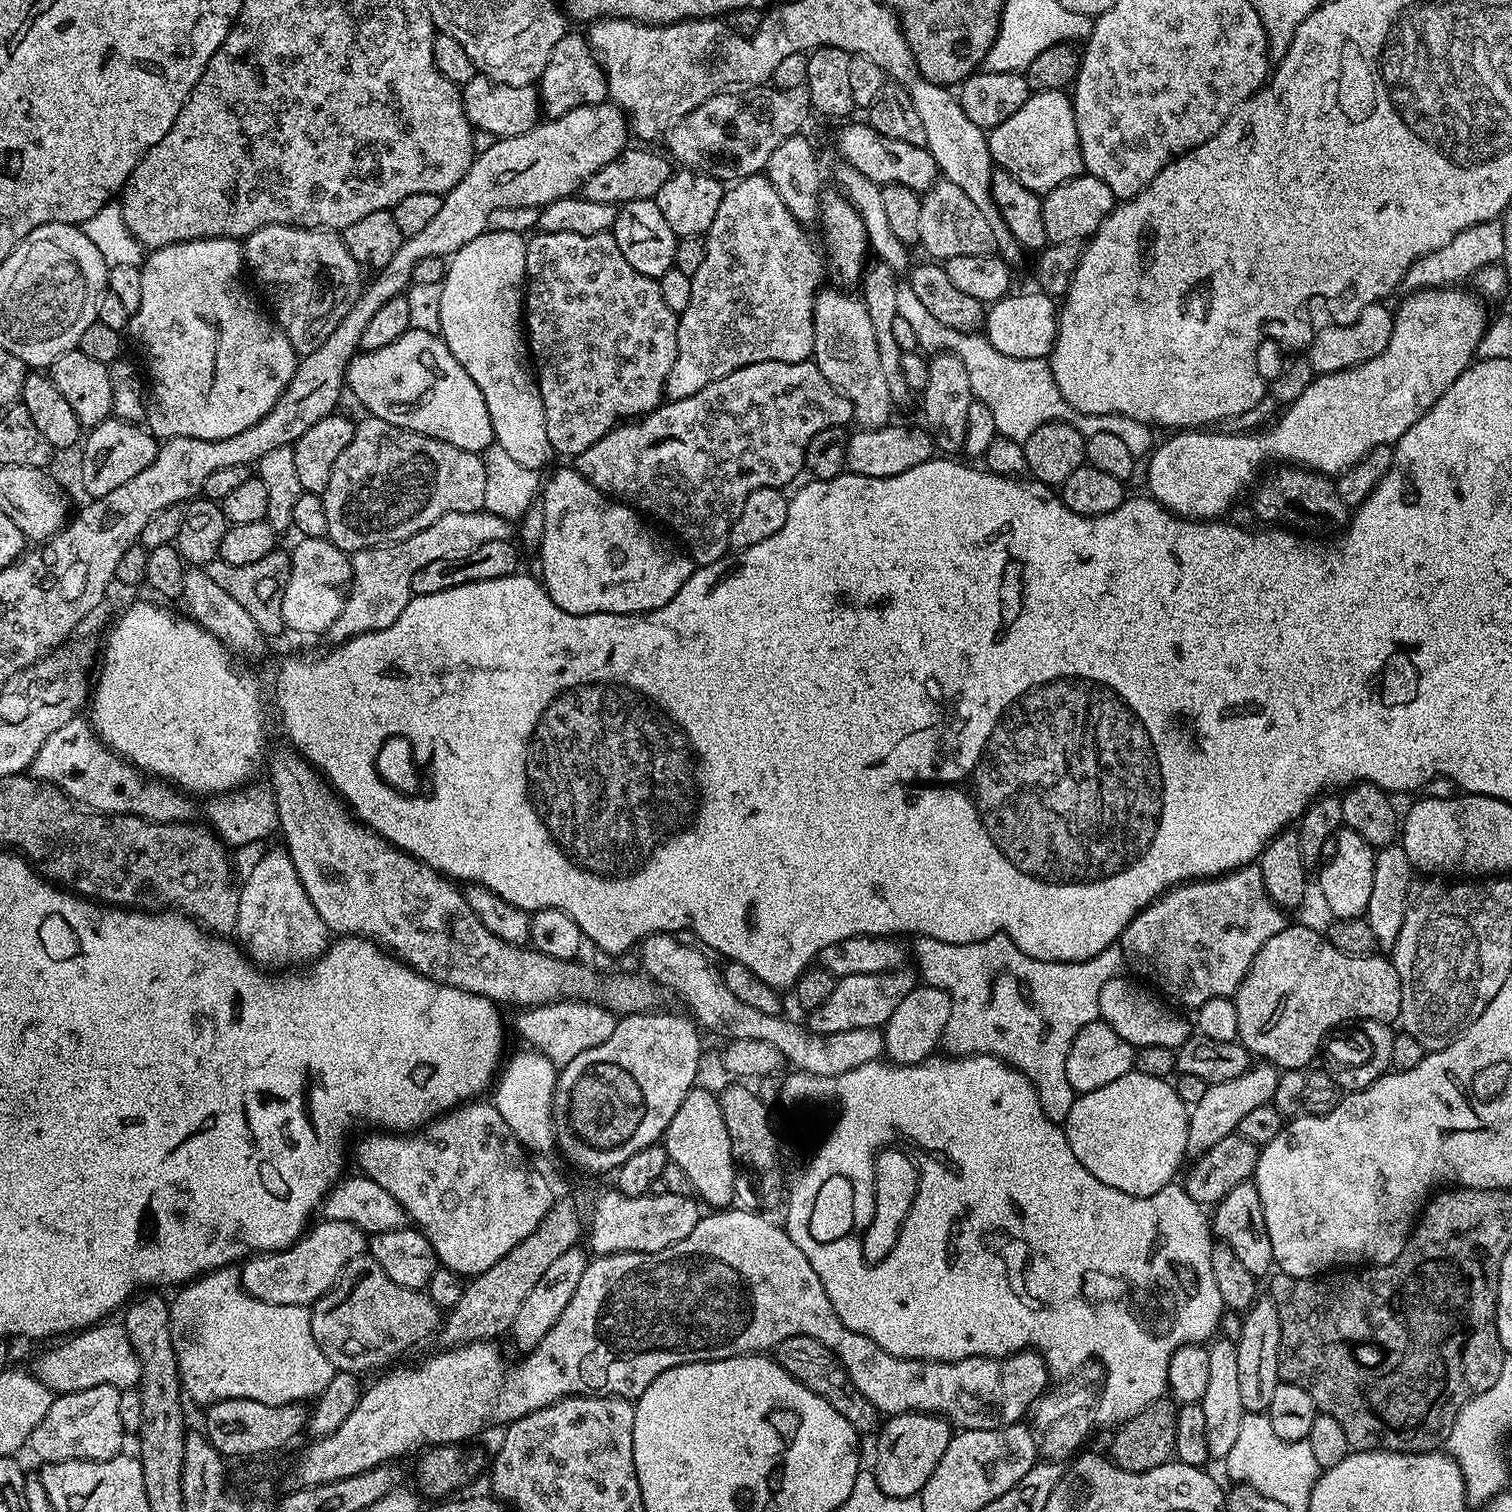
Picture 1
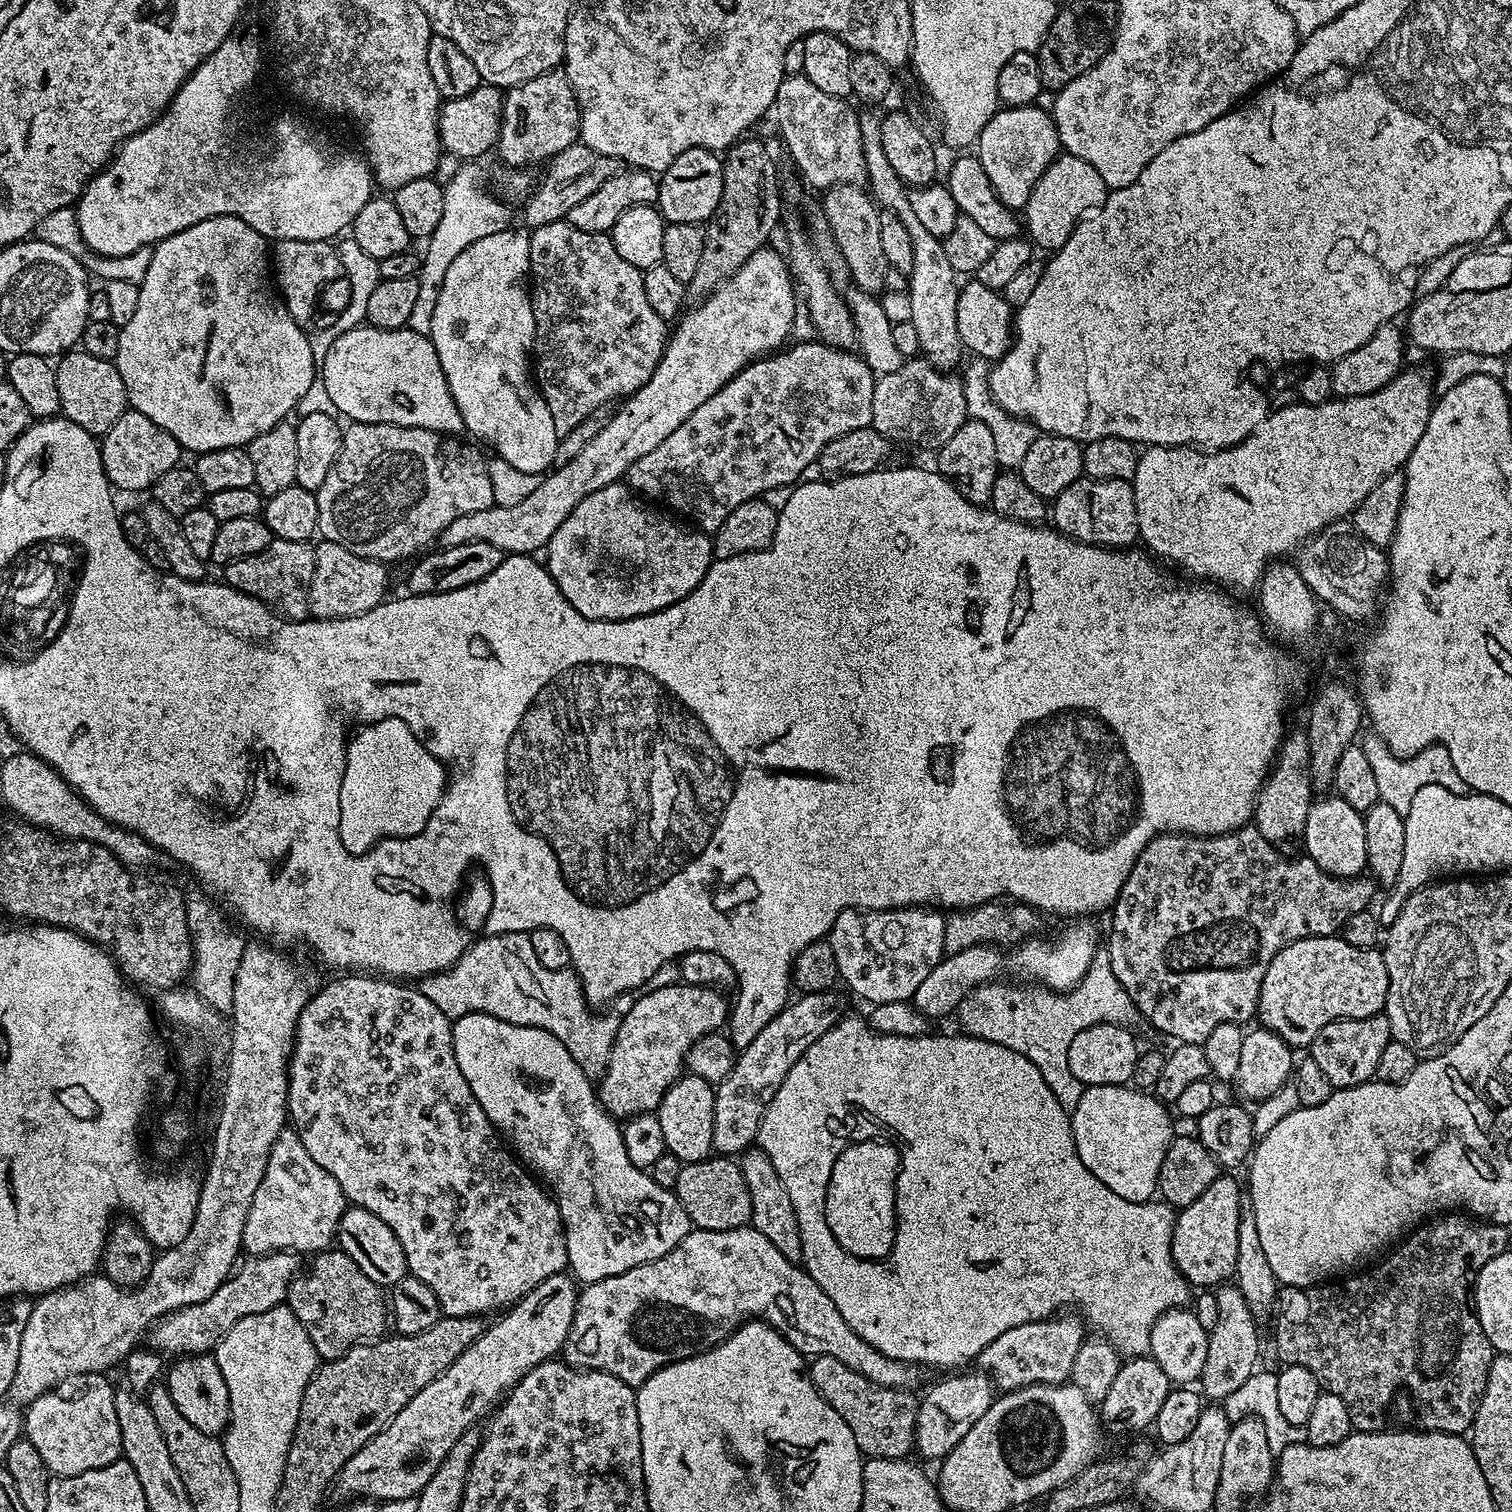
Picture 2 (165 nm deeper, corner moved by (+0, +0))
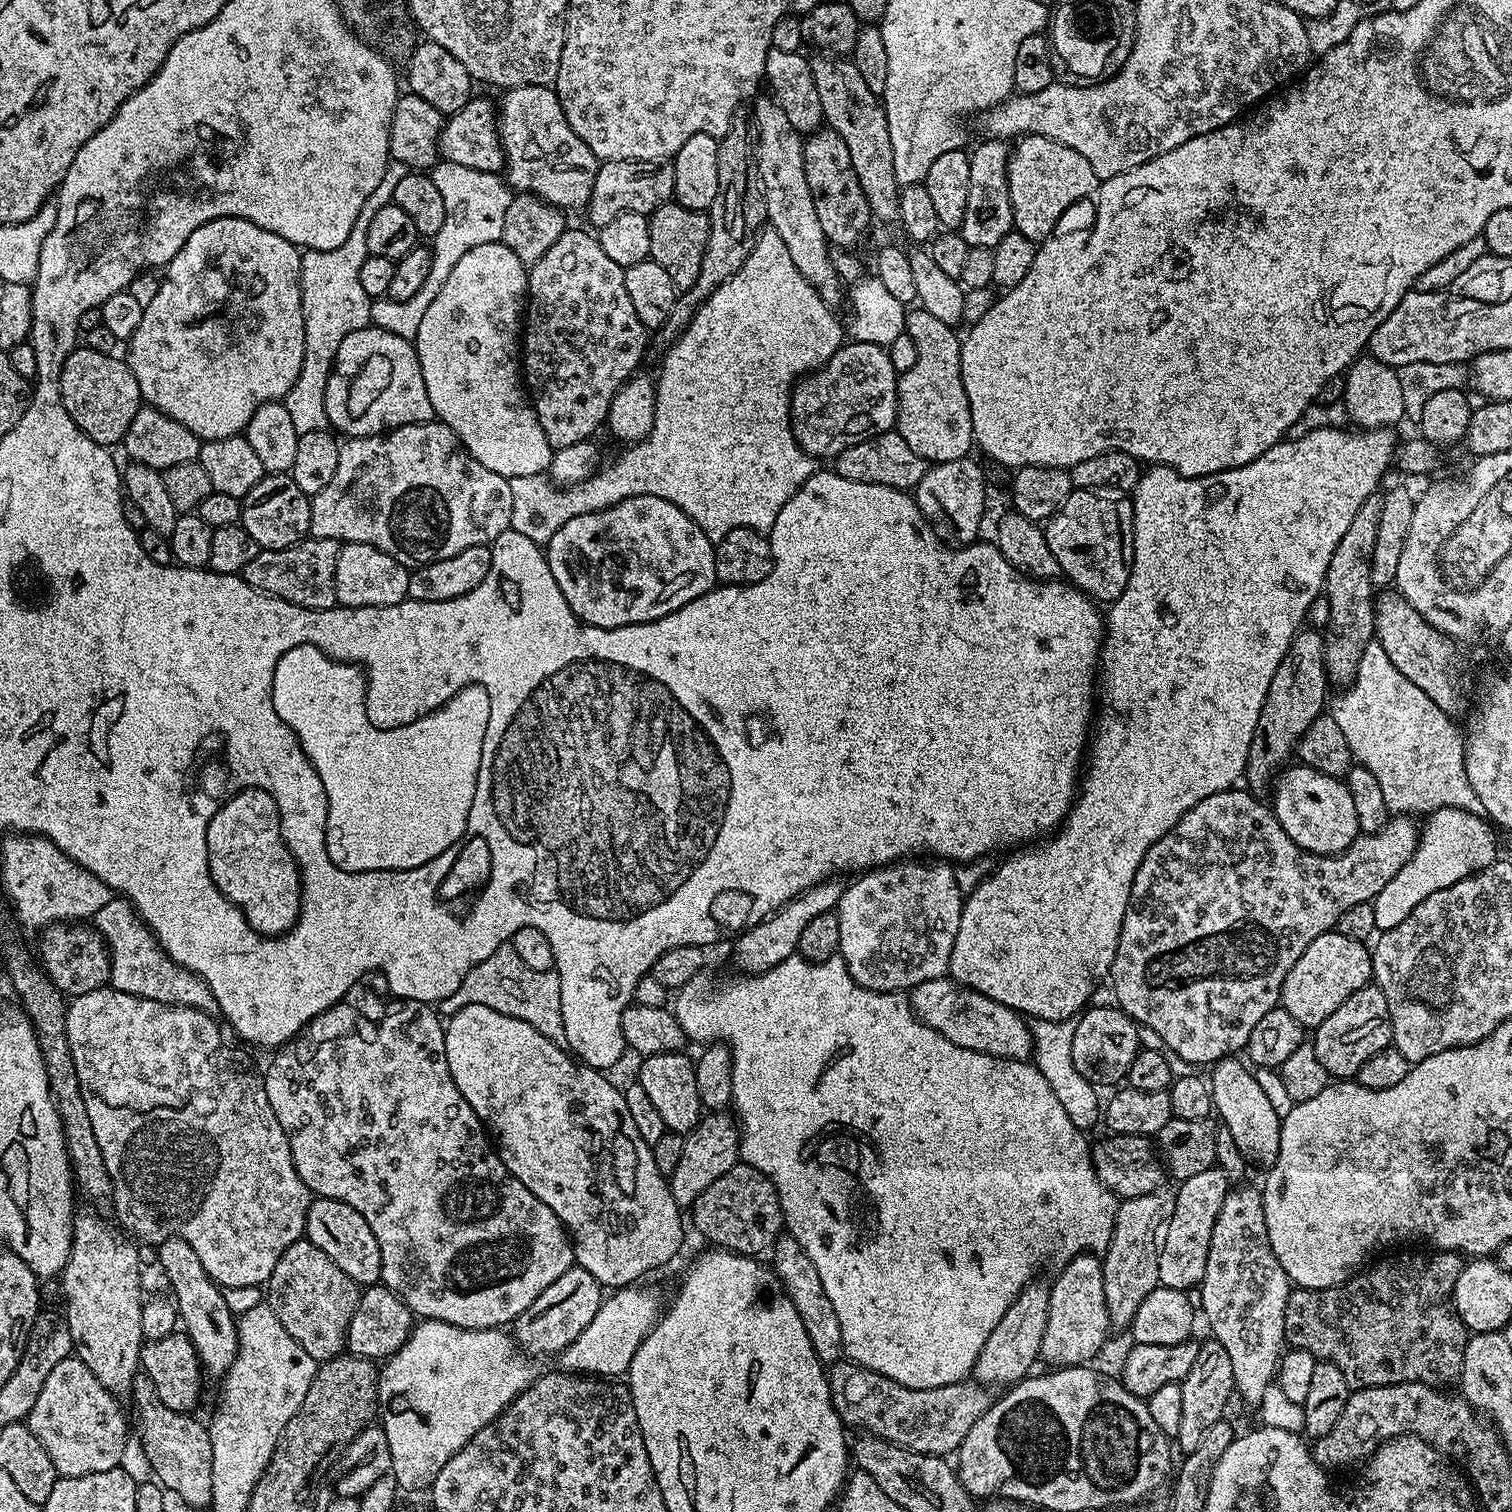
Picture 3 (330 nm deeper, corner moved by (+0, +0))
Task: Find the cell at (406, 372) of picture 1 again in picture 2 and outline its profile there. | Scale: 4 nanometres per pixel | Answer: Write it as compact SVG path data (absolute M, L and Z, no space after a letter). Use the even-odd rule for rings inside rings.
M215 216L203 220L178 234L166 237L152 248L146 278L142 278L139 283L140 293L138 306L134 309L134 318L130 318L130 322L126 322L126 326L120 330L118 354L114 361L118 374L122 374L122 386L126 386L128 408L131 411L146 414L146 418L150 418L150 422L154 422L156 428L166 430L180 443L181 449L188 451L189 448L192 454L223 448L239 448L247 446L254 438L258 438L258 434L266 434L266 430L270 430L275 424L285 423L291 417L288 415L296 412L302 394L310 390L312 381L319 376L319 379L324 381L326 391L330 393L330 399L334 402L337 413L341 417L349 416L347 418L349 421L357 424L397 424L445 434L460 434L465 431L464 419L450 394L446 374L442 374L442 362L438 362L438 350L434 350L431 336L418 334L407 326L394 330L382 330L371 326L346 330L330 346L326 358L319 365L320 372L316 372L318 361L310 350L309 333L294 322L279 291L274 287L274 272L270 267L269 252L269 241L265 240L262 234L258 234L258 230L246 226L246 222L242 222L237 216Z

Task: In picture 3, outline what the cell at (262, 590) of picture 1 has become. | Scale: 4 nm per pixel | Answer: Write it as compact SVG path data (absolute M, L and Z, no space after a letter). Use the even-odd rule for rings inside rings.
M305 538L282 550L265 548L251 562L246 562L242 575L251 588L262 594L290 602L299 608L324 612L337 607L334 566L338 566L341 547L339 540Z

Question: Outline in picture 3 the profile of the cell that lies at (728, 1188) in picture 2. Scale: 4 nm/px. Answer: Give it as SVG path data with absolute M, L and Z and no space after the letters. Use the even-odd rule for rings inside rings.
M743 1162L735 1164L722 1178L717 1178L711 1186L706 1186L702 1194L690 1206L692 1224L705 1236L709 1245L722 1248L726 1252L737 1252L740 1256L759 1257L759 1252L767 1253L777 1238L785 1231L784 1211L778 1198L774 1182L766 1174L754 1170L754 1166Z

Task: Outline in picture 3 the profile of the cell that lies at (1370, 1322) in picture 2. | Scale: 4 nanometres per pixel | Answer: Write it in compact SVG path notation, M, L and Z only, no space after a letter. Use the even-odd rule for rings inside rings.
M1424 1250L1428 1252L1404 1252L1401 1256L1392 1256L1381 1264L1373 1263L1356 1273L1345 1284L1339 1284L1333 1288L1298 1288L1293 1287L1286 1302L1285 1310L1285 1341L1291 1347L1305 1348L1310 1354L1314 1354L1317 1361L1325 1360L1338 1370L1342 1370L1346 1377L1349 1389L1373 1388L1374 1386L1386 1386L1387 1384L1408 1384L1411 1380L1419 1380L1421 1384L1433 1386L1448 1386L1448 1383L1459 1381L1460 1371L1464 1365L1464 1351L1468 1345L1469 1331L1462 1322L1462 1318L1456 1312L1452 1301L1454 1294L1454 1282L1458 1282L1458 1274L1464 1269L1466 1260L1459 1252L1442 1252L1439 1250Z

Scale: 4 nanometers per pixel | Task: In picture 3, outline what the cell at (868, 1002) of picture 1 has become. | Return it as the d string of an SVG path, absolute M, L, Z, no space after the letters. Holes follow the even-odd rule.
M722 1111L708 1112L700 1123L685 1135L686 1146L682 1150L682 1158L678 1162L674 1174L667 1177L668 1188L672 1192L676 1204L691 1206L698 1198L698 1194L702 1194L702 1190L706 1190L706 1186L711 1186L717 1178L722 1178L722 1174L726 1174L726 1170L741 1163L741 1131L737 1117L727 1111Z

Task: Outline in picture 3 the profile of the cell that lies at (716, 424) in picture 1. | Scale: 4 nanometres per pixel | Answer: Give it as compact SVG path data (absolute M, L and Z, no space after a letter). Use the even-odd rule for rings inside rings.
M844 342L826 363L807 373L791 395L792 422L804 451L817 458L834 458L846 446L893 431L898 410L897 379L887 347Z

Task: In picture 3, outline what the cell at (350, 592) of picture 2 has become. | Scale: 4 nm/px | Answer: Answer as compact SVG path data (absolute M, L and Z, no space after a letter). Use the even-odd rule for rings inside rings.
M344 544L338 554L338 566L334 566L334 590L336 591L337 605L345 608L385 608L401 604L408 599L409 569L400 564L390 554L378 550L374 546L365 544Z

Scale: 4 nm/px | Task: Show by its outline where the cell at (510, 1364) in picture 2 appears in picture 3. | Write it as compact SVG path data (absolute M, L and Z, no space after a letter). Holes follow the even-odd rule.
M574 1266L566 1270L562 1278L546 1286L546 1290L542 1290L542 1294L538 1294L538 1298L534 1298L526 1310L522 1310L520 1317L514 1321L514 1339L529 1357L555 1357L564 1352L566 1346L570 1346L570 1342L574 1342L574 1338L578 1338L578 1334L590 1326L590 1322L594 1322L594 1314L598 1314L605 1299L602 1285L596 1281L594 1274L590 1274L590 1270Z

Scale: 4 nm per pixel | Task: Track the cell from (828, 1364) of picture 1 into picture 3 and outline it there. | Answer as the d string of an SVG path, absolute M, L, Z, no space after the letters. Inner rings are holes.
M844 1358L827 1369L828 1385L834 1402L834 1410L840 1415L840 1420L849 1429L861 1428L861 1433L876 1436L888 1444L893 1444L906 1450L914 1450L927 1456L942 1456L945 1458L959 1453L966 1434L982 1414L992 1405L993 1393L985 1385L977 1384L971 1379L960 1380L956 1384L934 1386L933 1388L907 1388L874 1370L853 1364Z

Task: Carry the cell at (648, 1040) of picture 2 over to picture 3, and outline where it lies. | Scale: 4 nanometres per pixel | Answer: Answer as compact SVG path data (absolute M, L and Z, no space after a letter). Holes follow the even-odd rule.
M829 878L802 890L790 902L786 902L776 912L770 913L762 922L750 926L745 932L735 937L732 948L732 960L736 963L737 973L759 974L778 966L778 962L786 962L786 958L797 955L802 938L802 929L818 914L826 914L835 909L842 898L846 884L840 878Z

